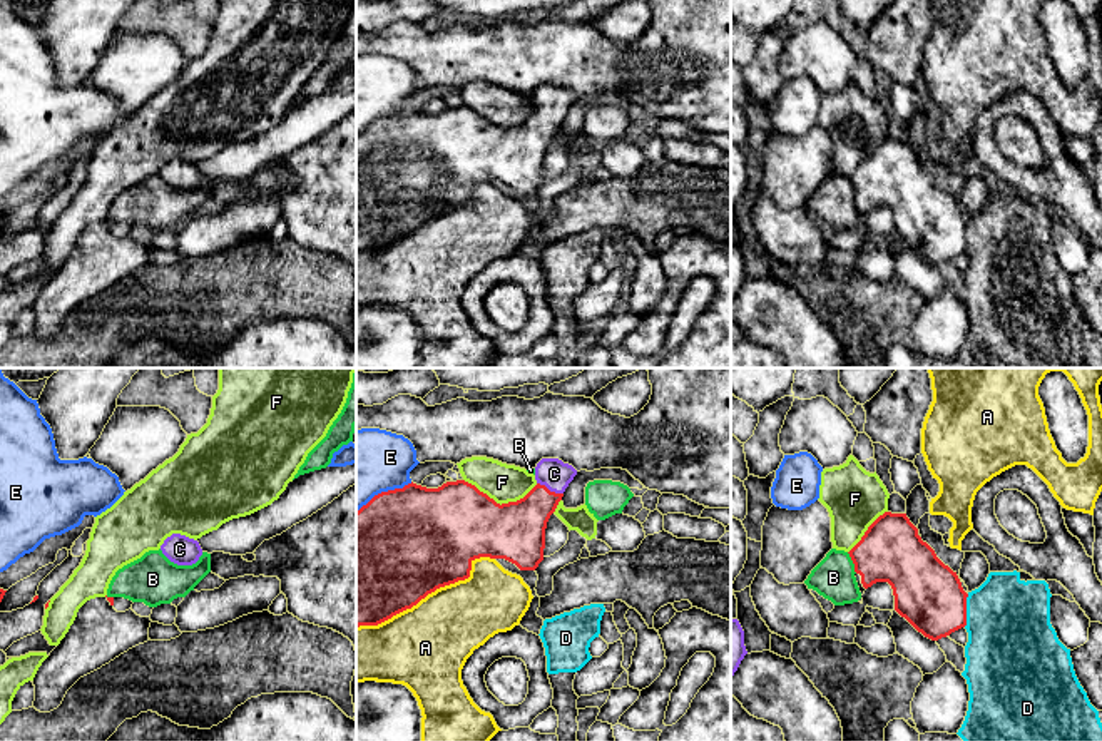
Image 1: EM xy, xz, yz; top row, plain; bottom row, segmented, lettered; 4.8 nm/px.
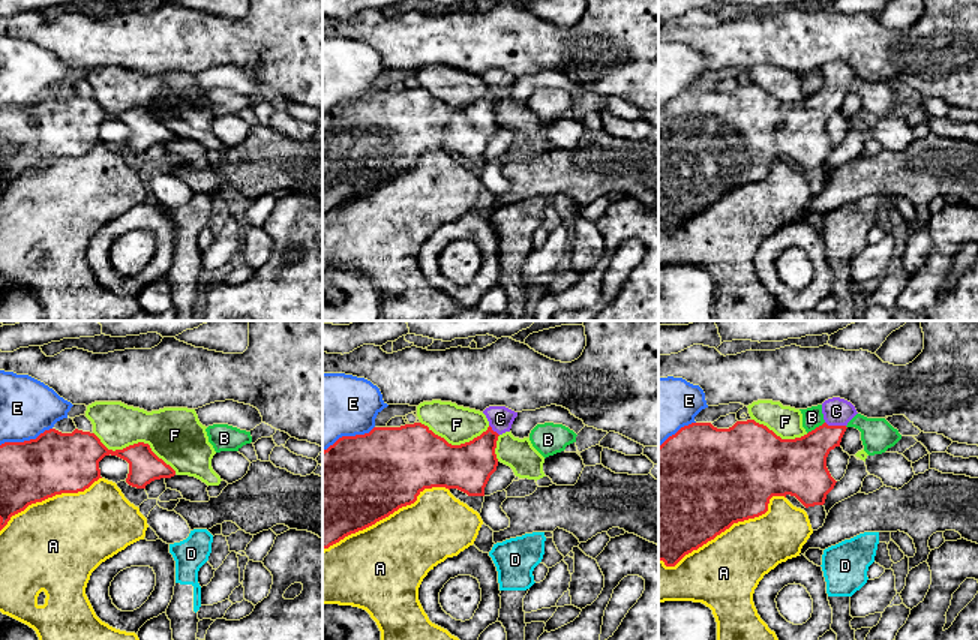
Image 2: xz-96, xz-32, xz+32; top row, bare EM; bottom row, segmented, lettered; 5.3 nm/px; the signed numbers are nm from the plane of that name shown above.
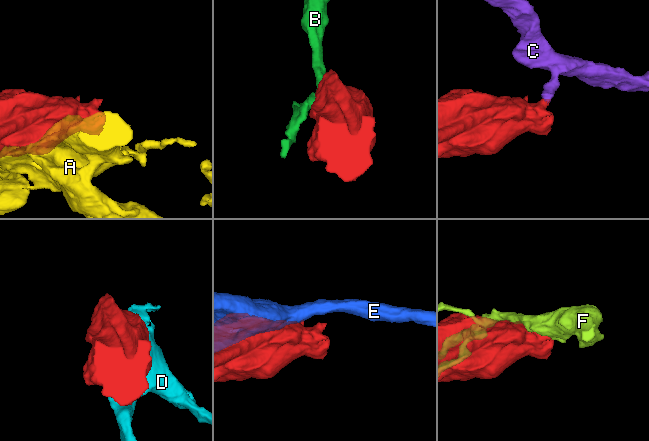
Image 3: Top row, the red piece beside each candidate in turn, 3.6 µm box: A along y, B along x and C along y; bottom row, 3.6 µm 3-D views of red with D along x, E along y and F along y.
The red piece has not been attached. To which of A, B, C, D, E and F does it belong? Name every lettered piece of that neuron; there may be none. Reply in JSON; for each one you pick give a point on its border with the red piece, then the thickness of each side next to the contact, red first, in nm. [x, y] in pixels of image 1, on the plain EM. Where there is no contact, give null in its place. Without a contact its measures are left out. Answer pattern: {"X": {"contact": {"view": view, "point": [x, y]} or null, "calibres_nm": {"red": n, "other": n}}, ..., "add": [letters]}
{"C": {"contact": {"view": "xz", "point": [549, 116]}, "calibres_nm": {"red": 280, "other": 150}}, "add": ["C"]}

